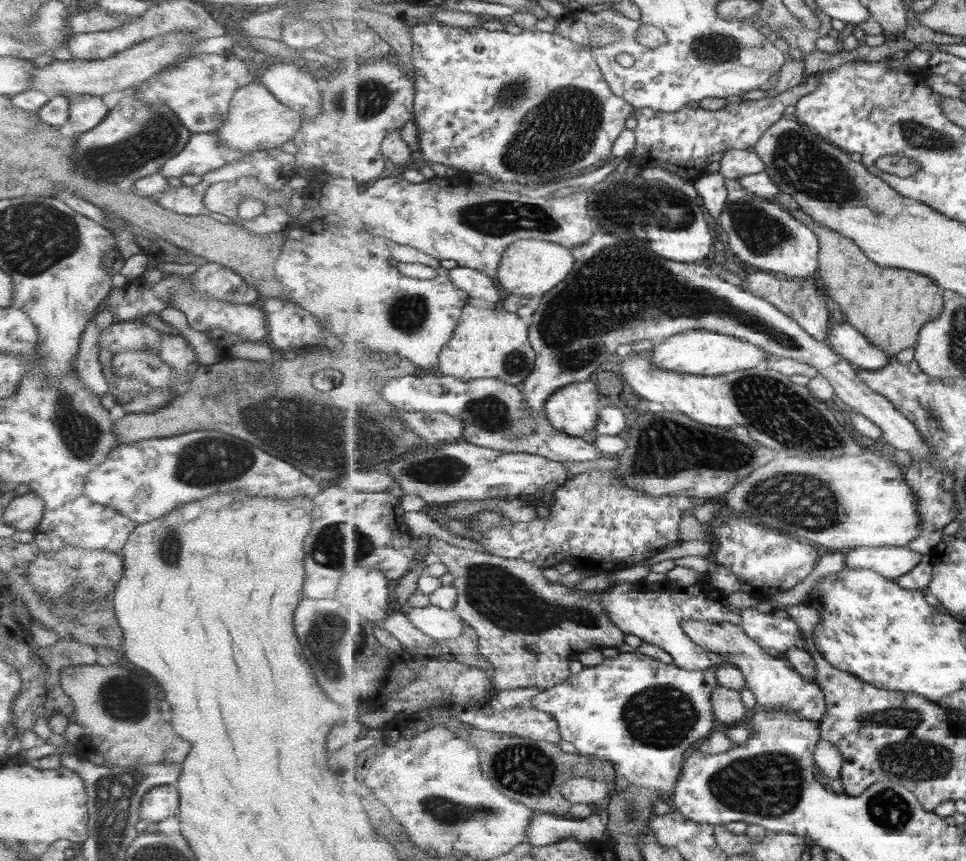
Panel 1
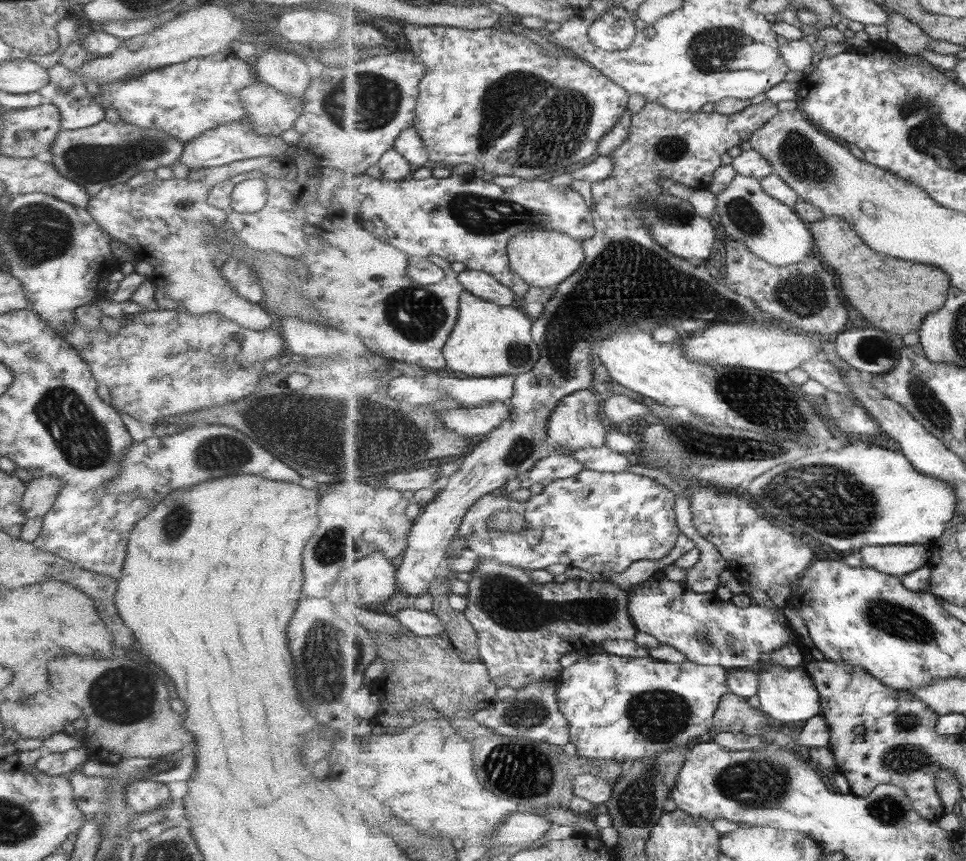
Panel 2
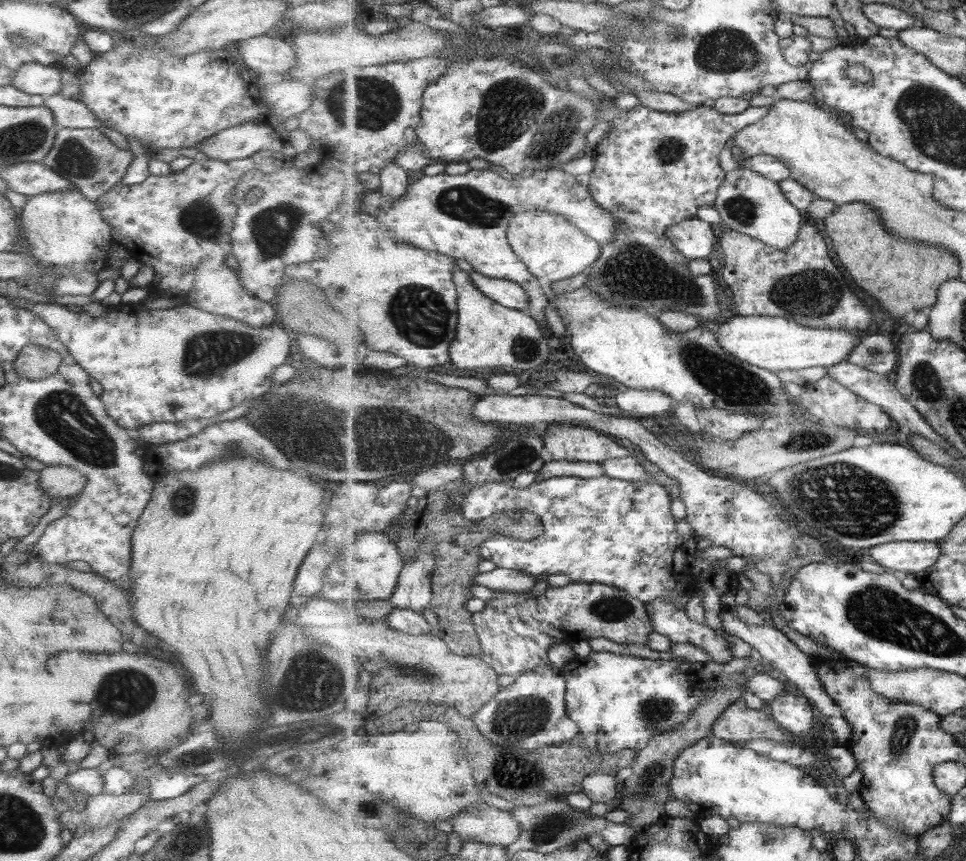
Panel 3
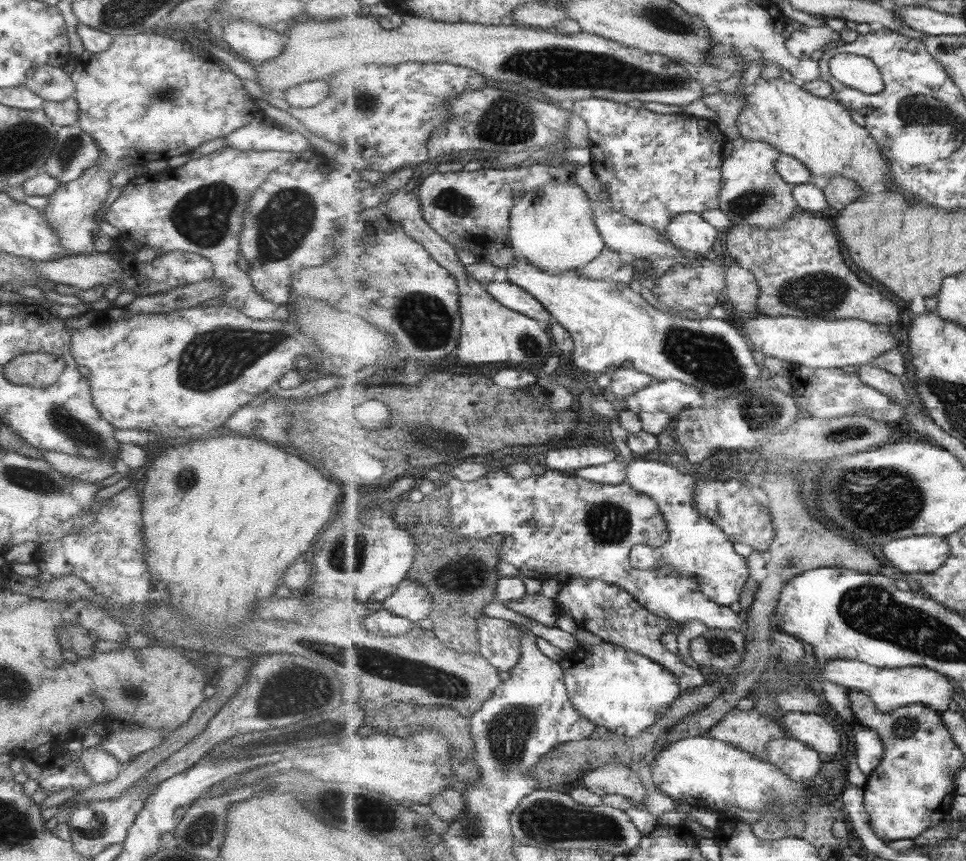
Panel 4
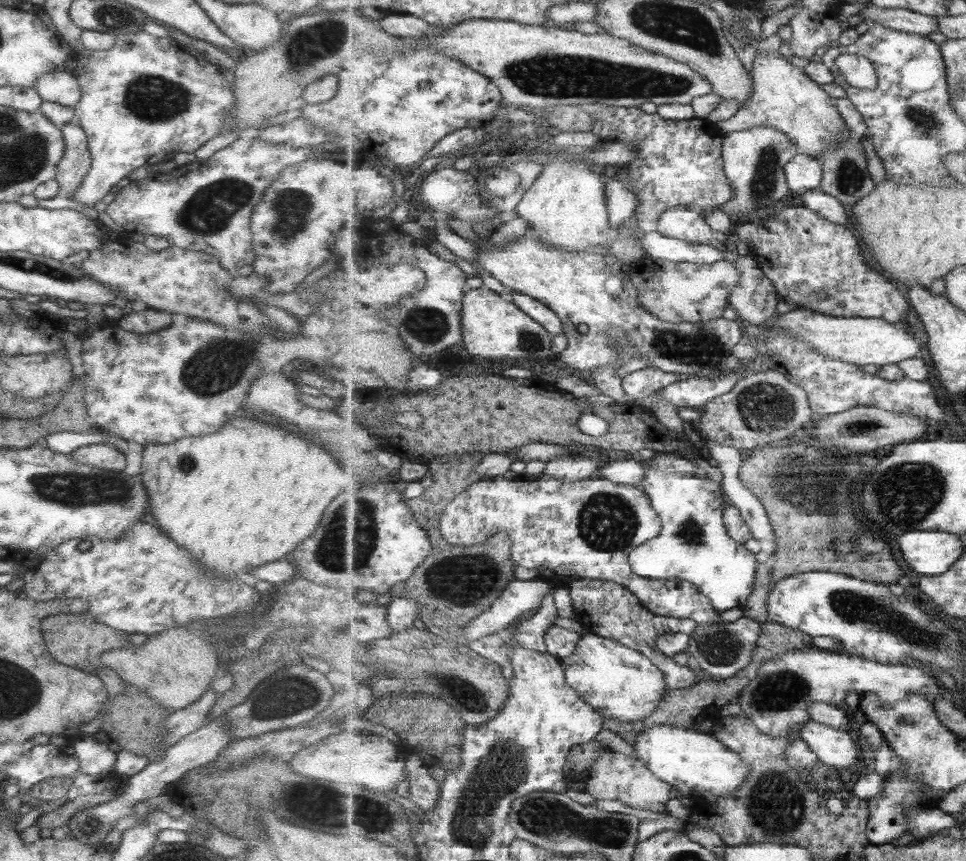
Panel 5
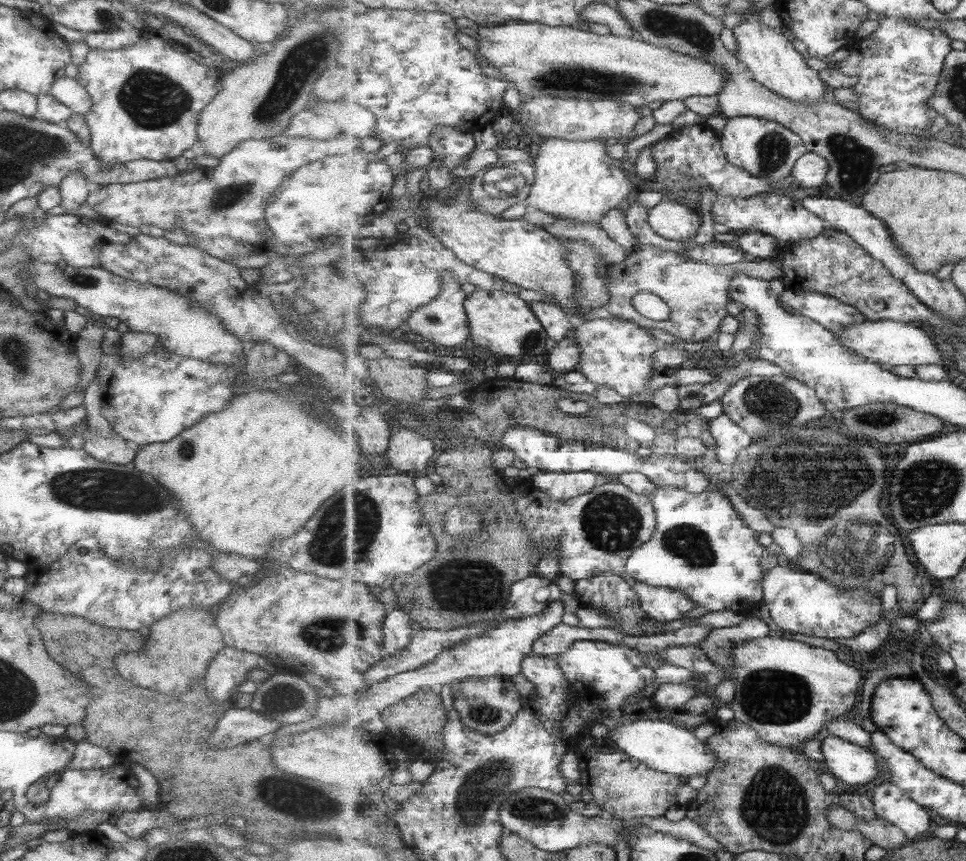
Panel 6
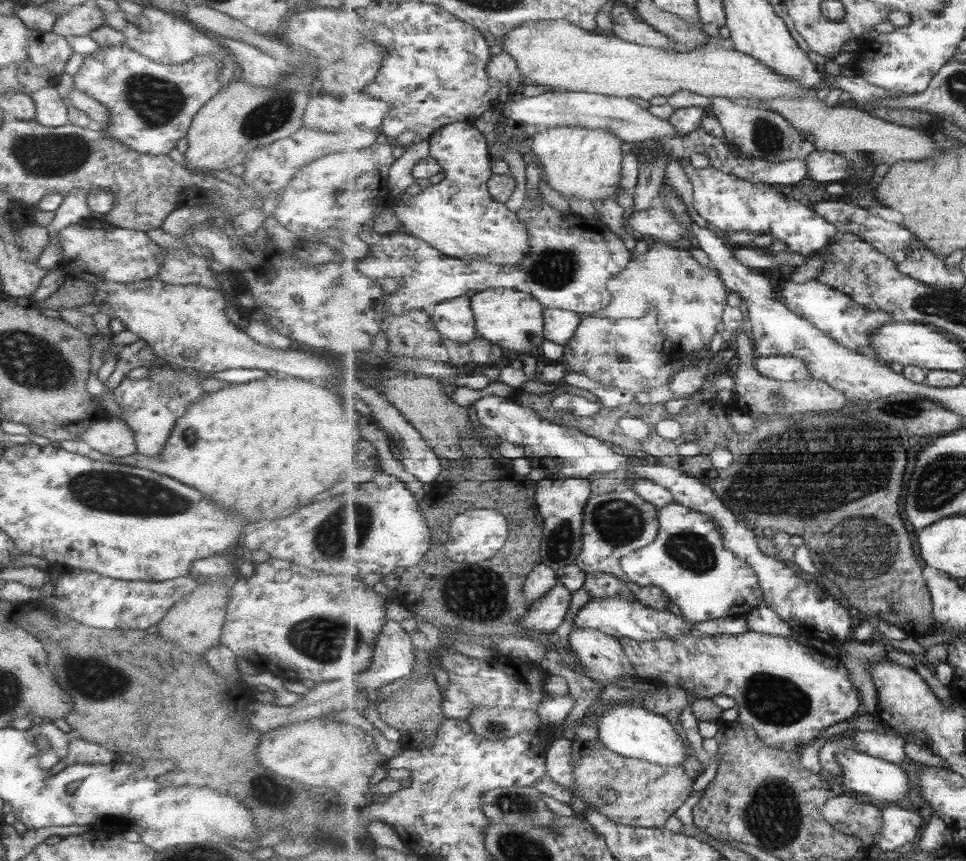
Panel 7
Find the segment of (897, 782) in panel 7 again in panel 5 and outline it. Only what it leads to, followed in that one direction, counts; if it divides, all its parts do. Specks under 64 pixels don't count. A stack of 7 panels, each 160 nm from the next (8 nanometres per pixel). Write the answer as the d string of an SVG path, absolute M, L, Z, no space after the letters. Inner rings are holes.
M809 719L800 726L799 733L825 765L844 769L855 764L857 744L847 731Z

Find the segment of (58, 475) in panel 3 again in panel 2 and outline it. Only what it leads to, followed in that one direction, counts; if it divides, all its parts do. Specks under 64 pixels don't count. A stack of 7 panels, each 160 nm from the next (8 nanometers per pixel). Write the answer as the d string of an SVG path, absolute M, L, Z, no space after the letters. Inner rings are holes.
M52 476L32 478L25 485L23 498L19 503L19 510L24 520L41 518L49 510L59 490L61 490L61 483Z

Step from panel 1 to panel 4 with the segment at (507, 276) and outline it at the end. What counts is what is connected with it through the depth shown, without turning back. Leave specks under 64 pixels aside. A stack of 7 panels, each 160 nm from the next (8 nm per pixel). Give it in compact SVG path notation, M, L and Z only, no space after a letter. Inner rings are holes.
M572 180L550 182L527 191L512 208L511 246L533 266L547 274L567 274L601 256L606 242L595 226L592 201L588 192Z

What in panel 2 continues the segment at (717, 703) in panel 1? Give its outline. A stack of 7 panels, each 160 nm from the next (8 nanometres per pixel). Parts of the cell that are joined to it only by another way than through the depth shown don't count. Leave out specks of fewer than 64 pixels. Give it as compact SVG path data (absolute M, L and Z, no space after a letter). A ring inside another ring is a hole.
M727 693L721 699L718 711L715 713L715 724L712 724L713 734L722 732L759 735L767 730L769 715L760 708L753 708L747 698L735 693Z

